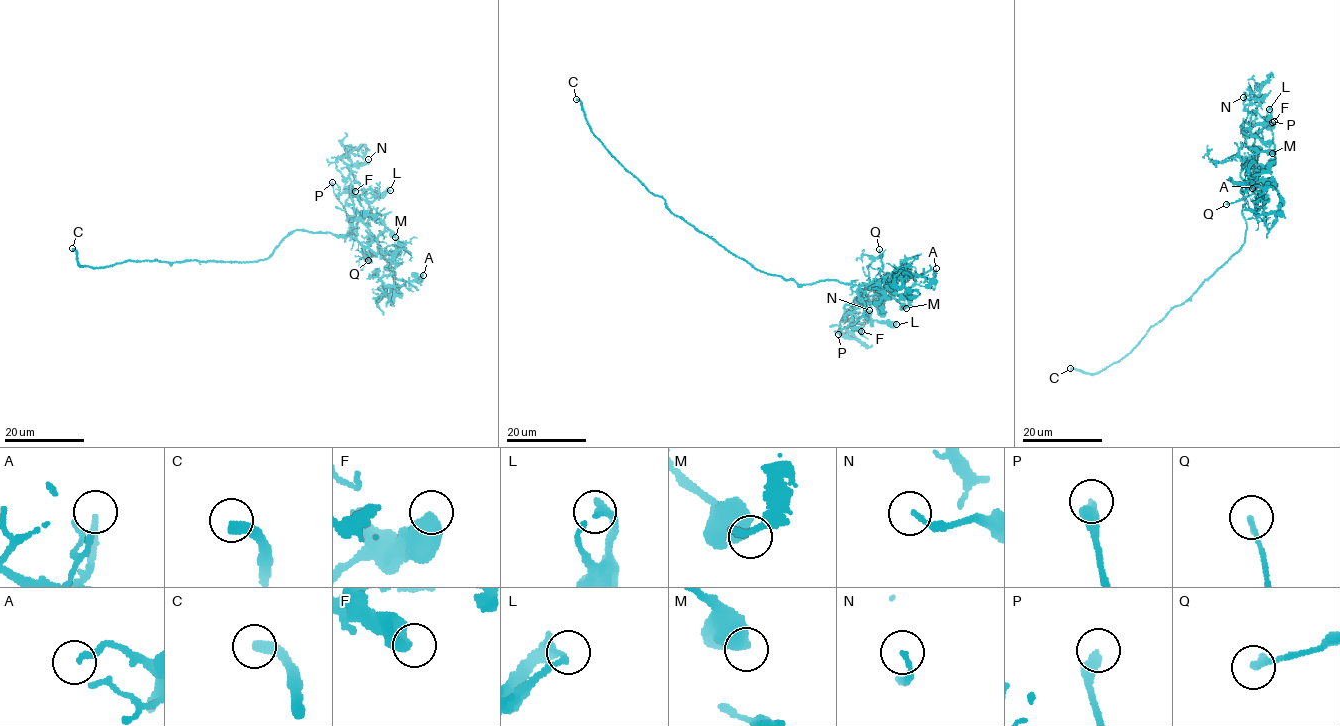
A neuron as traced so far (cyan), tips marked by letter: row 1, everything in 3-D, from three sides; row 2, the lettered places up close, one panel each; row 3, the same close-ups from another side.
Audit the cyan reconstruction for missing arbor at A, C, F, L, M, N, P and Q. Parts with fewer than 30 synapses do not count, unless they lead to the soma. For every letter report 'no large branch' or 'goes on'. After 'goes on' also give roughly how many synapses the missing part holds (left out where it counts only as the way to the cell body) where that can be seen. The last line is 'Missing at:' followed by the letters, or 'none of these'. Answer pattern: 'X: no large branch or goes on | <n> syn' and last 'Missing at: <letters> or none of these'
A: no large branch
C: goes on
F: no large branch
L: no large branch
M: no large branch
N: no large branch
P: goes on | 100 syn
Q: no large branch
Missing at: C, P

